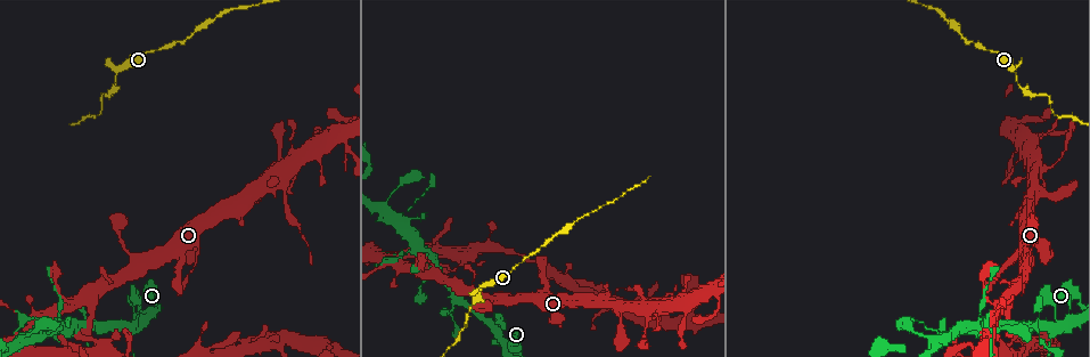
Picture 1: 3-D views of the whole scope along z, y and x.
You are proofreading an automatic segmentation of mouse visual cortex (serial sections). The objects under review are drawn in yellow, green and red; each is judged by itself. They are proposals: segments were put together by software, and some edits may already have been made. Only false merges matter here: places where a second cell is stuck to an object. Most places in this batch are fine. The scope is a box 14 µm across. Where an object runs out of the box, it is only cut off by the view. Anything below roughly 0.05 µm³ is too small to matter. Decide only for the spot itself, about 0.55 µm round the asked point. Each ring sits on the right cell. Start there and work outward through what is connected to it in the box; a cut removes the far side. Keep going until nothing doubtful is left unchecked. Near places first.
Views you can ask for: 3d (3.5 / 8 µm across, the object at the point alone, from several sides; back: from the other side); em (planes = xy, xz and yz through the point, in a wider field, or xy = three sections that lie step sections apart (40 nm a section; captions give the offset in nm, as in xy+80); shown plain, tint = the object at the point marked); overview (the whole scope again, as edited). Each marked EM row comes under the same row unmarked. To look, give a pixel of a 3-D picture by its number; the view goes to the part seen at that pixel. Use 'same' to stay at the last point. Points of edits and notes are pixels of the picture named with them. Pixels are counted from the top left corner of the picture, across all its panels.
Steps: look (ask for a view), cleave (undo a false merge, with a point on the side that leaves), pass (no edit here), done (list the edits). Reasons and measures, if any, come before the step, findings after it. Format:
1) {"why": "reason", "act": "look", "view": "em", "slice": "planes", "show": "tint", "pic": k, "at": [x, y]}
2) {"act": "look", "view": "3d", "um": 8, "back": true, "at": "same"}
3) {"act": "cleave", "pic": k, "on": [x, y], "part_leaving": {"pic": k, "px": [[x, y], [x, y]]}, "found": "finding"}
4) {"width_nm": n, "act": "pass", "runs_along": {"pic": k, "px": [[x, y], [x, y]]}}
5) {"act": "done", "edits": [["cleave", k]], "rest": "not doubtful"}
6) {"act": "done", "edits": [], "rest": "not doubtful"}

{"why": "sudden change in width", "act": "look", "view": "3d", "um": 3.5, "pic": 1, "at": [117, 70]}

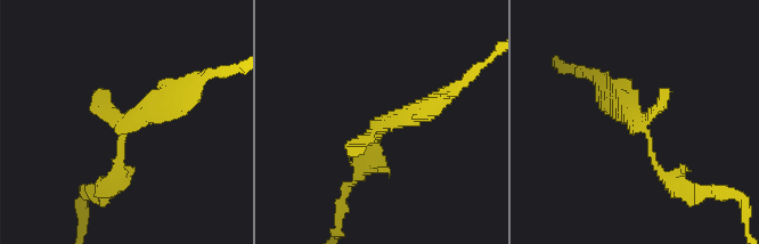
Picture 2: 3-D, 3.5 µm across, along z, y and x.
{"why": "shape alone is not enough", "act": "look", "view": "em", "slice": "xy", "step": 5, "show": "tint", "pic": 2, "at": [642, 130]}

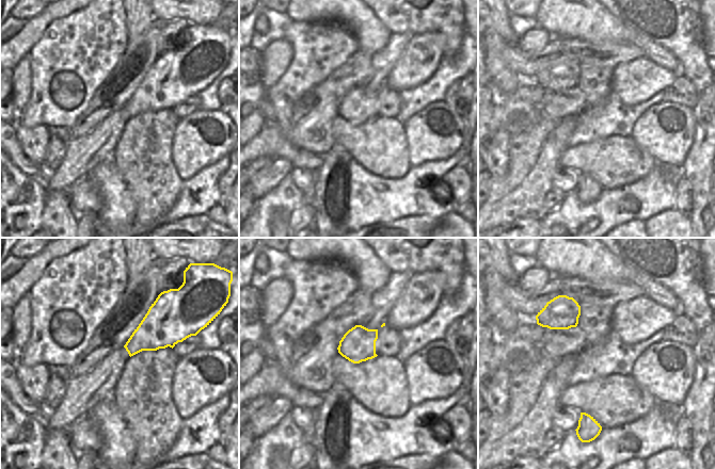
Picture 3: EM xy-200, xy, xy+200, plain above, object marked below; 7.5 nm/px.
{"act": "pass", "runs_along": {"pic": 2, "px": [[184, 94], [121, 129], [106, 188]]}, "found": "continuous, no second cell"}

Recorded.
{"why": "thick turns thin", "act": "look", "view": "3d", "um": 3.5, "pic": 1, "at": [283, 190]}

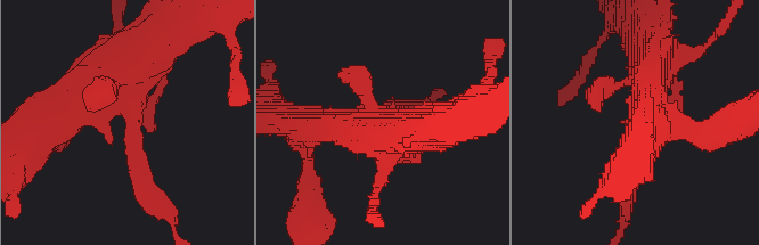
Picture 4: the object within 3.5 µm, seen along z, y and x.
{"arm_widths_nm": [200, 450], "why": "shape alone is not enough", "act": "look", "view": "em", "slice": "xy", "step": 5, "show": "tint", "pic": 4, "at": [128, 123]}

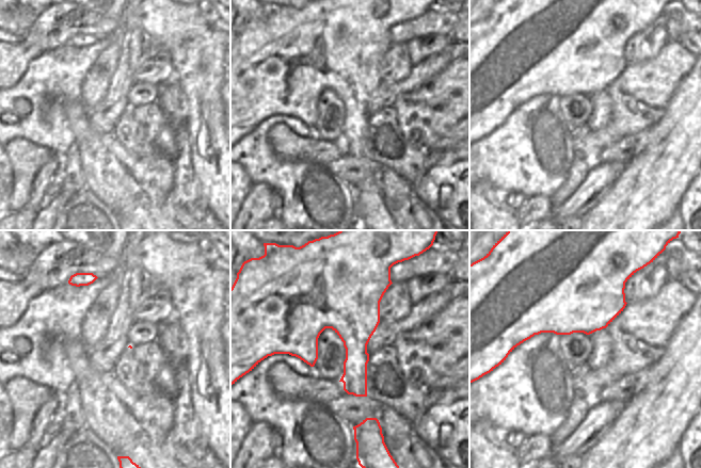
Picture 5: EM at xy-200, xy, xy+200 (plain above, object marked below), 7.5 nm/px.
{"act": "pass", "runs_along": {"pic": 4, "px": [[72, 100], [128, 111], [149, 192]]}, "found": "continuous, no second cell"}

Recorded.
{"why": "abrupt turn", "act": "look", "view": "3d", "um": 8, "pic": 1, "at": [397, 258]}

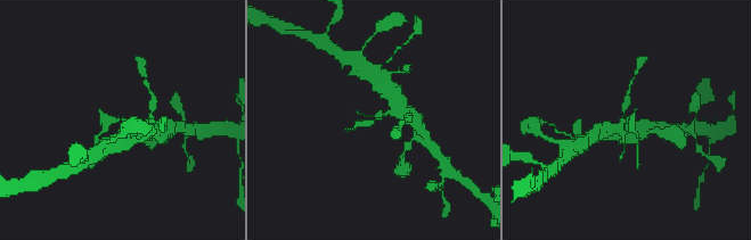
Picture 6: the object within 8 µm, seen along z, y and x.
{"why": "now the EM", "act": "look", "view": "em", "slice": "planes", "show": "tint", "pic": 6, "at": [374, 123]}

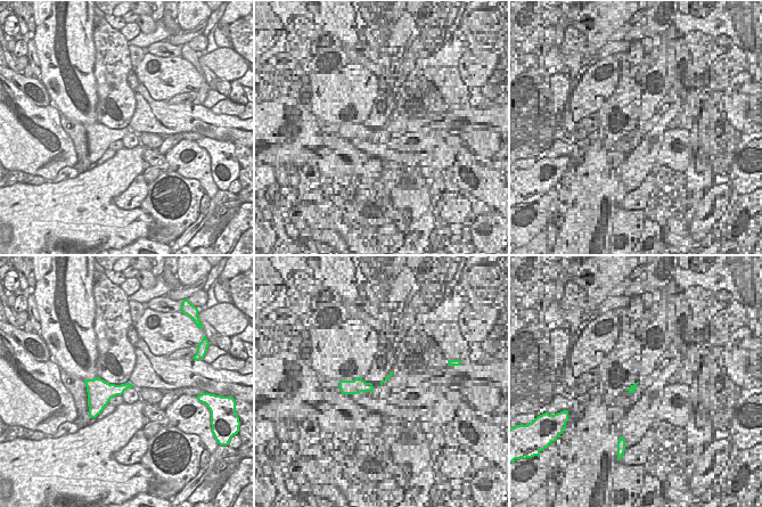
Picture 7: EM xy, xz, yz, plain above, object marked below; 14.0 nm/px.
{"act": "pass", "runs_along": {"pic": 6, "px": [[399, 105], [351, 130]]}, "found": "all the same cell"}

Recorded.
{"act": "done", "edits": [], "rest": "not doubtful"}

